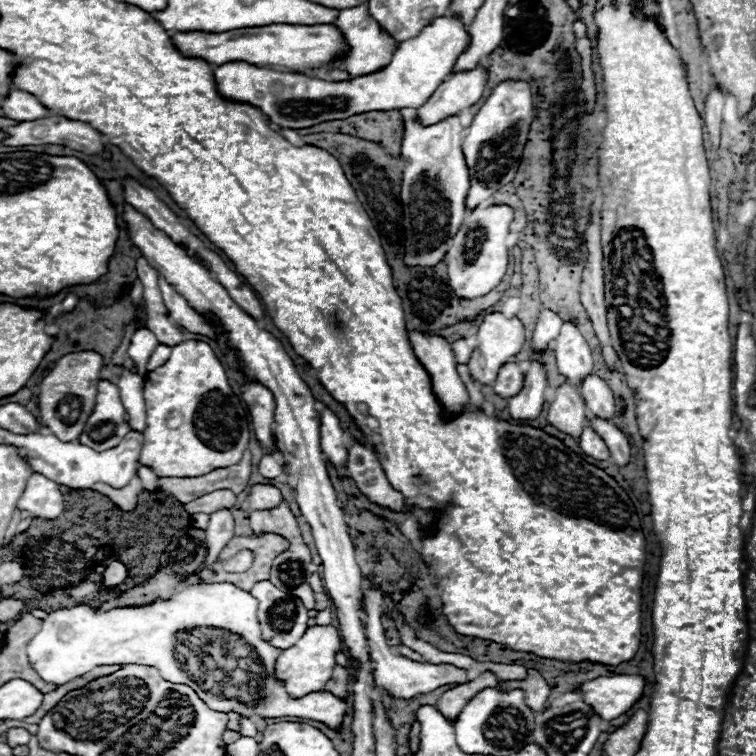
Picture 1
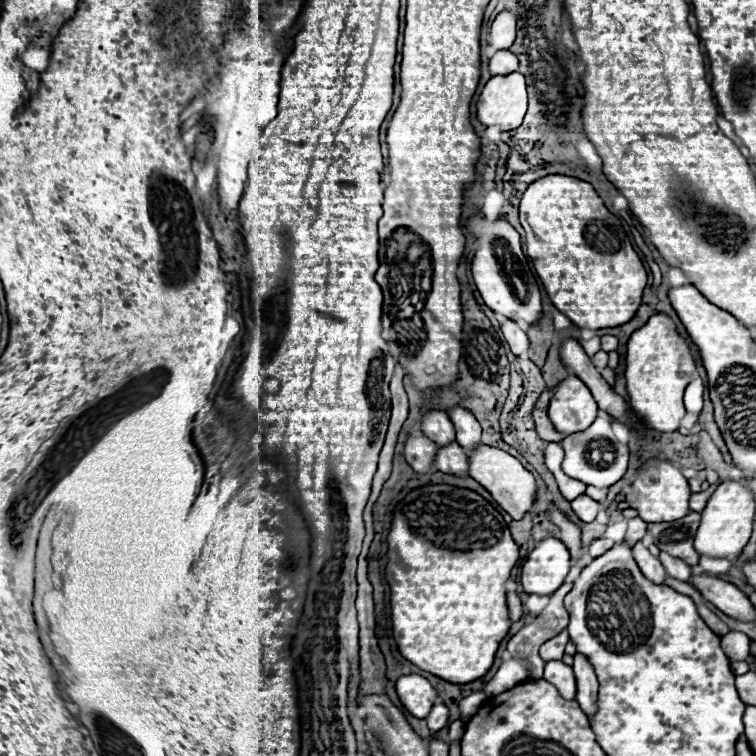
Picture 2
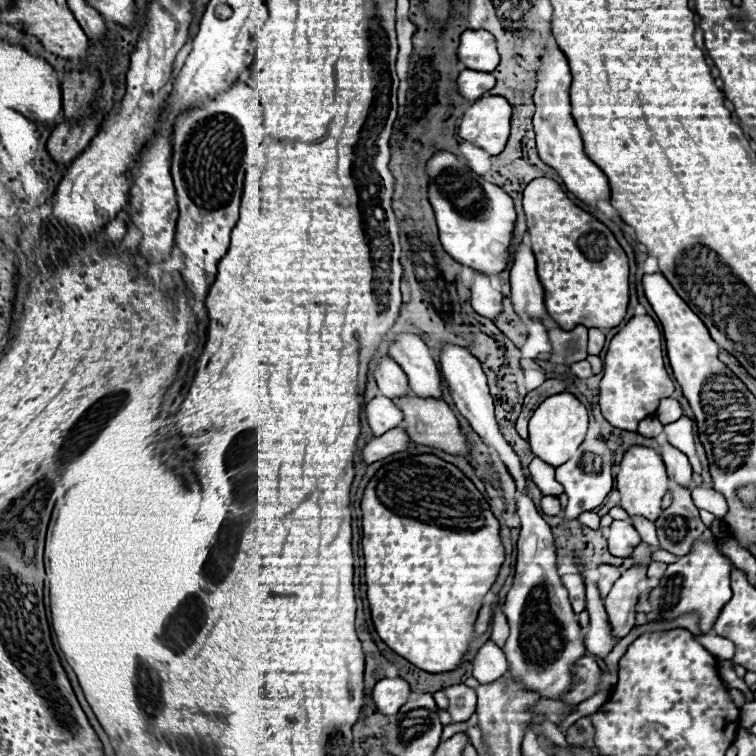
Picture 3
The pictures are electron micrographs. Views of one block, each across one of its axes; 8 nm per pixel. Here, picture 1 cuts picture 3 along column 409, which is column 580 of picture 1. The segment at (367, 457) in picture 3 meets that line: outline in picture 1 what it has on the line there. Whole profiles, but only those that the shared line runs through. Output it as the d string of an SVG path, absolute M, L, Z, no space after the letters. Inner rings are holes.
M584 428L578 444L580 444L584 454L588 454L588 456L592 456L596 460L608 460L610 458L610 452L608 452L604 440L592 428Z

